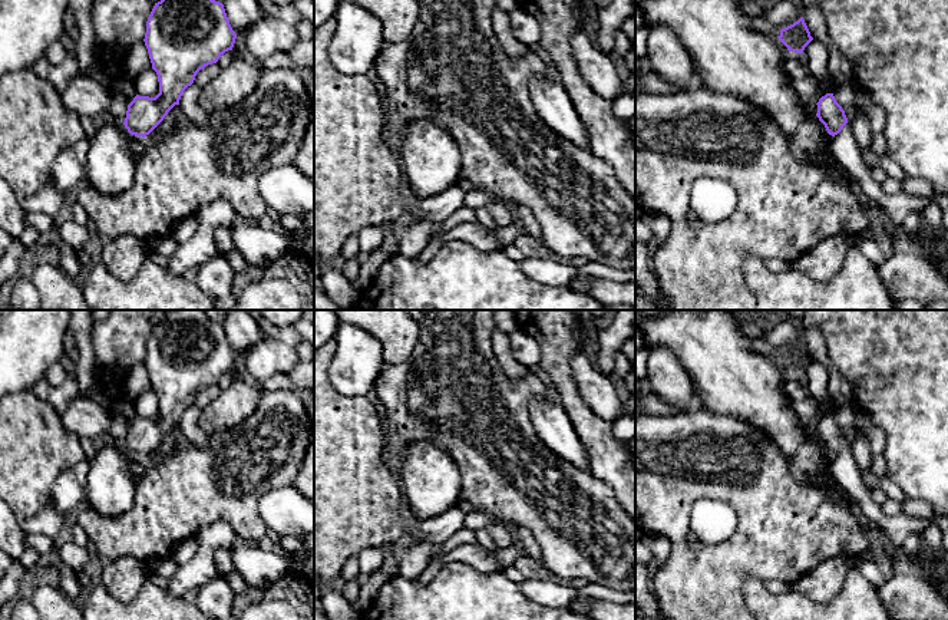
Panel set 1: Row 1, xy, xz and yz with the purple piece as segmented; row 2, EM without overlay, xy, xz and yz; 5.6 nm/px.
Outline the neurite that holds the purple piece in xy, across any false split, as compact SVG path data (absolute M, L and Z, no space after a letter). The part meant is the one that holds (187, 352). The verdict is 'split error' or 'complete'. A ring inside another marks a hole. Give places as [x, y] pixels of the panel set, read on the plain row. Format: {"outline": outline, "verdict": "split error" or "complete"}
{"outline": "M168 310L165 319L155 324L146 343L143 363L152 390L158 396L159 415L155 419L136 416L128 426L123 443L131 455L129 471L135 482L146 474L145 458L179 426L184 412L194 405L196 395L232 372L235 360L224 326L212 321L204 310Z", "verdict": "split error"}

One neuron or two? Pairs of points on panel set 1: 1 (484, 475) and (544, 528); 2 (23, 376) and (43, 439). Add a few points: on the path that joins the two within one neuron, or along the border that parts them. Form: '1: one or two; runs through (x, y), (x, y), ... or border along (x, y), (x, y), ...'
1: one; runs through (498, 482), (529, 514)
2: two; border along (30, 388), (15, 393)

